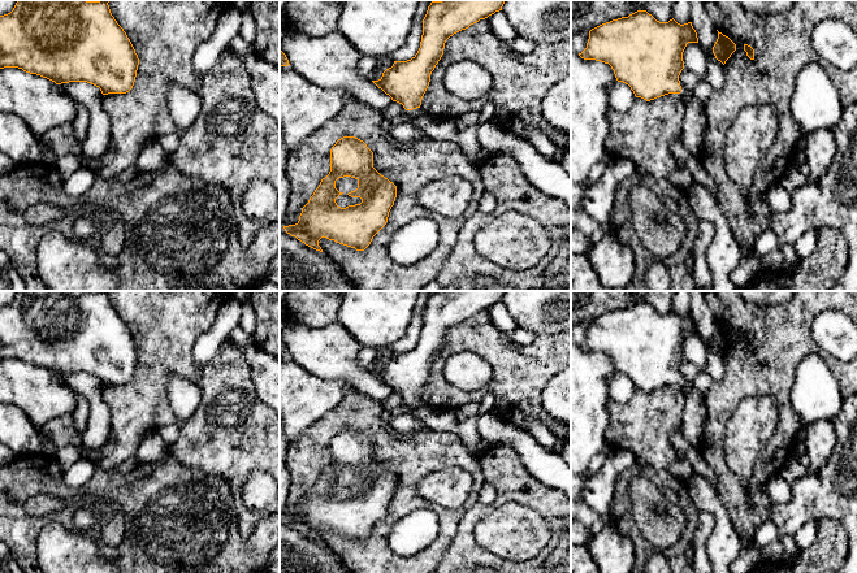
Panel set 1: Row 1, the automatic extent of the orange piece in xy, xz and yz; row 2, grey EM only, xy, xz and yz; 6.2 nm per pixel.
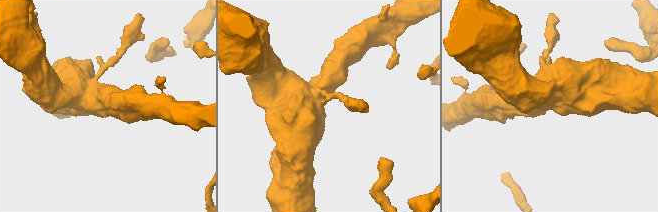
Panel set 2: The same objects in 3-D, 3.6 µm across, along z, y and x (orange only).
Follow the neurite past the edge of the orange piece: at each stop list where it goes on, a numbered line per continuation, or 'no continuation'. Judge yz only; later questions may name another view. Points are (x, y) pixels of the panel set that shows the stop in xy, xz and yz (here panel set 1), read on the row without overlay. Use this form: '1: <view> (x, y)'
1: yz (695, 409)

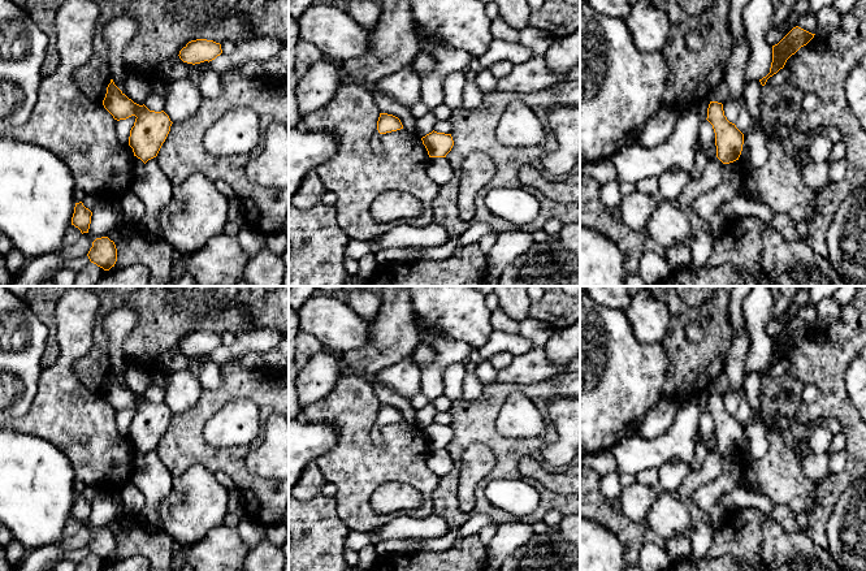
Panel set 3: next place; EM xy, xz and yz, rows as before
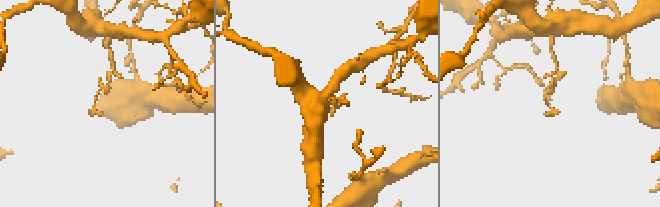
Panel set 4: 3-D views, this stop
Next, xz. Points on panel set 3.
no continuation

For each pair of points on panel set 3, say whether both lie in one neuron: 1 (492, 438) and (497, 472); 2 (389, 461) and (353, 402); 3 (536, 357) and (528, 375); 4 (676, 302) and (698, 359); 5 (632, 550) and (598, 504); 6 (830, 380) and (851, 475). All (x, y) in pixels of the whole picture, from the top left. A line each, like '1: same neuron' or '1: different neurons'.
1: same neuron
2: same neuron
3: same neuron
4: same neuron
5: same neuron
6: same neuron

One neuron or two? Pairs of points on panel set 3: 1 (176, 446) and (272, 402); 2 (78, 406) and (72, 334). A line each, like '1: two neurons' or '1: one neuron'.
1: one neuron
2: one neuron

